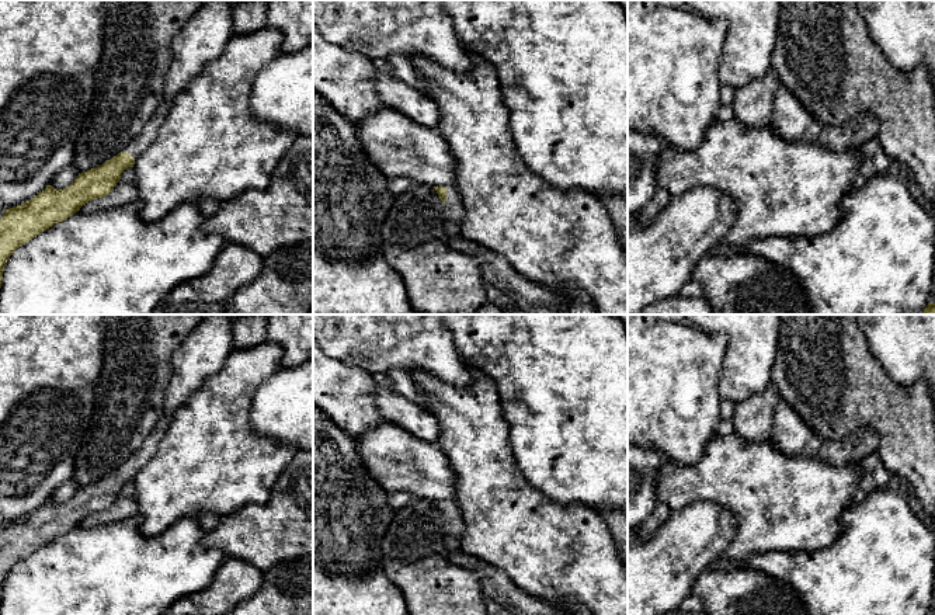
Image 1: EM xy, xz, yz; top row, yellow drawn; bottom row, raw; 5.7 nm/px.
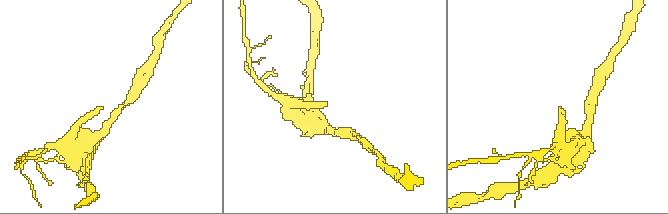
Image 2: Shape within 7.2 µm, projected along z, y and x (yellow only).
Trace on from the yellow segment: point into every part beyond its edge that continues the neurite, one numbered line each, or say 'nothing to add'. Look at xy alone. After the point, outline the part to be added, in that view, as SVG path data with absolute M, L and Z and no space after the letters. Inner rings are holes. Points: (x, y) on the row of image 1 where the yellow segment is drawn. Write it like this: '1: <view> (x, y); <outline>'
1: xy (139, 143); M163 98L154 110L153 115L143 125L142 131L132 139L132 142L124 152L131 153L132 157L136 160L157 136L160 126L163 125L163 121L168 114L170 105L171 102Z

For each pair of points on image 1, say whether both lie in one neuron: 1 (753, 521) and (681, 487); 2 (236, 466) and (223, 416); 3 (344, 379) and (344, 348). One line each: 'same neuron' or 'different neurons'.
1: same neuron
2: same neuron
3: different neurons

